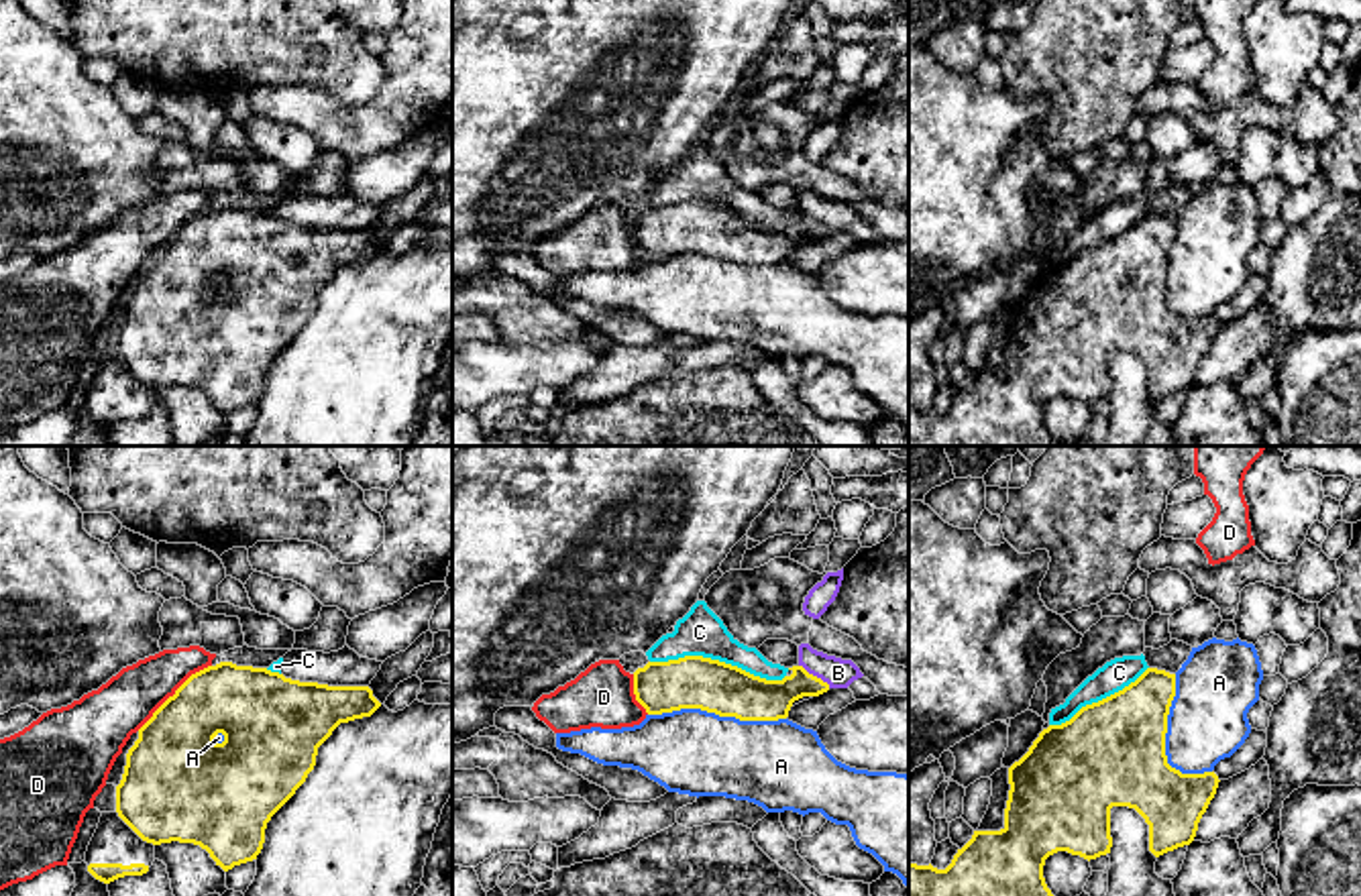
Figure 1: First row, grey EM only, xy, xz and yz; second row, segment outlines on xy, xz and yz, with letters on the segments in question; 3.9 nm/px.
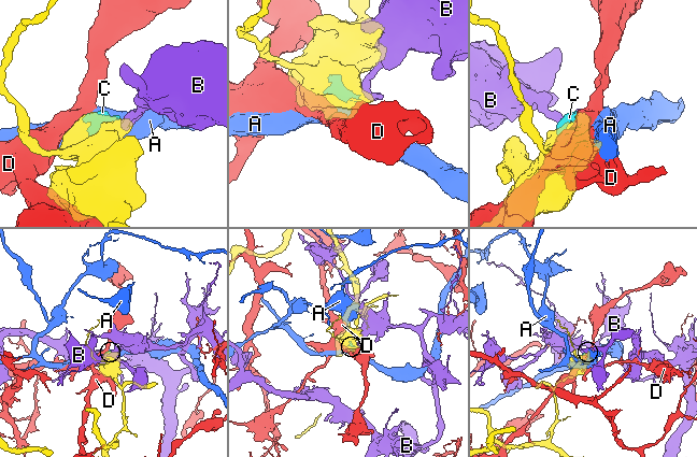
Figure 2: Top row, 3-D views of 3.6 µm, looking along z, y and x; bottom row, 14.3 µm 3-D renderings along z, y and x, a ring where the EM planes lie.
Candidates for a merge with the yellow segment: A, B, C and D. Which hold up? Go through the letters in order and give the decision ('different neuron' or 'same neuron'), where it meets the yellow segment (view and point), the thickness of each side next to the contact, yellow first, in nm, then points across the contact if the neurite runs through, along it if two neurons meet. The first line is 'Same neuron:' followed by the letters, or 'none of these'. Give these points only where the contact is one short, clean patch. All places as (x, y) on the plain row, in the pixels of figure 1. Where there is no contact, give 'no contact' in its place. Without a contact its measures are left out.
Same neuron: none of these
A: different neuron; contact xz (718, 257); calibres 200 and 340 nm
B: different neuron; contact xz (815, 220); calibres 180 and 120 nm; border xz (799, 208), (830, 231)
C: different neuron; contact xz (718, 204); calibres 200 and 180 nm
D: different neuron; contact xy (176, 237); calibres 320 and 220 nm

